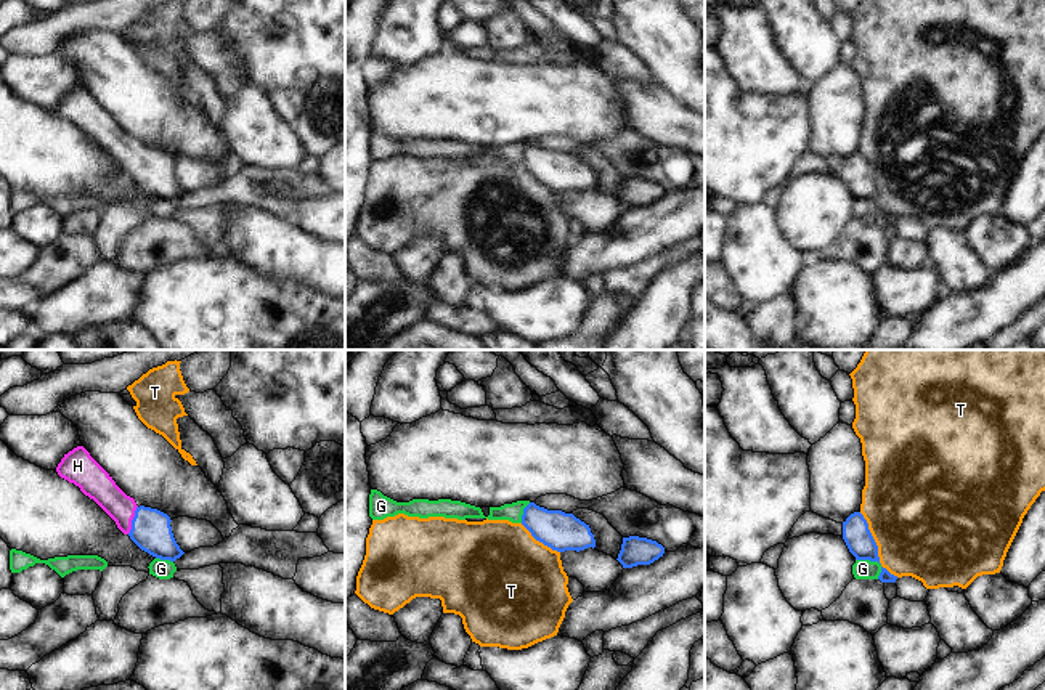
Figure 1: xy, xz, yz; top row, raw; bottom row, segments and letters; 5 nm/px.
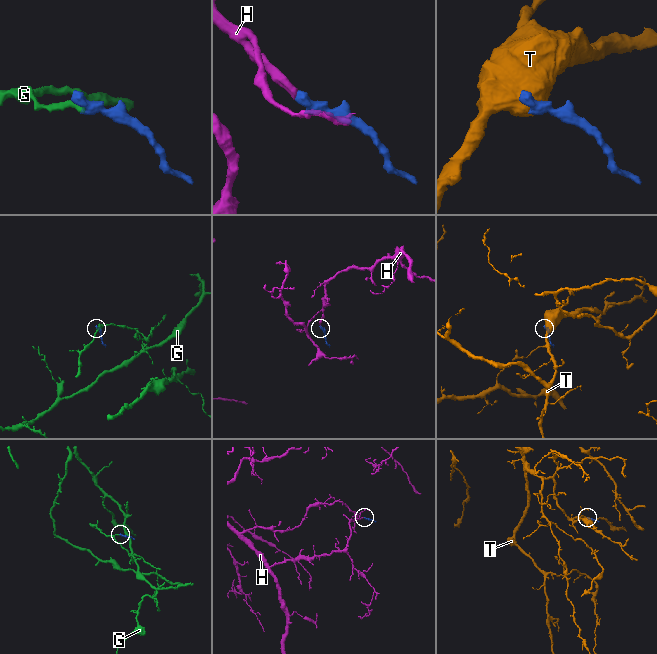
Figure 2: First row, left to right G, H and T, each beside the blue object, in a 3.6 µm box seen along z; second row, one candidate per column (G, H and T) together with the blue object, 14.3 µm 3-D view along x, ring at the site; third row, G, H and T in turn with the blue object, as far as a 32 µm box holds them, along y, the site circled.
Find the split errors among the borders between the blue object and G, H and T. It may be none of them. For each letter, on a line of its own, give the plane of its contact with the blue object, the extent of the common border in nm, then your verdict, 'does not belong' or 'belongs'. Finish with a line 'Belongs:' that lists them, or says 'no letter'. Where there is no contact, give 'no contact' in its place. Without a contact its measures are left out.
G: yz | 160 nm | does not belong
H: xy | 150 nm | belongs
T: yz | 380 nm | does not belong
Belongs: H

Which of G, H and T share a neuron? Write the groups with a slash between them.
G / H / T

